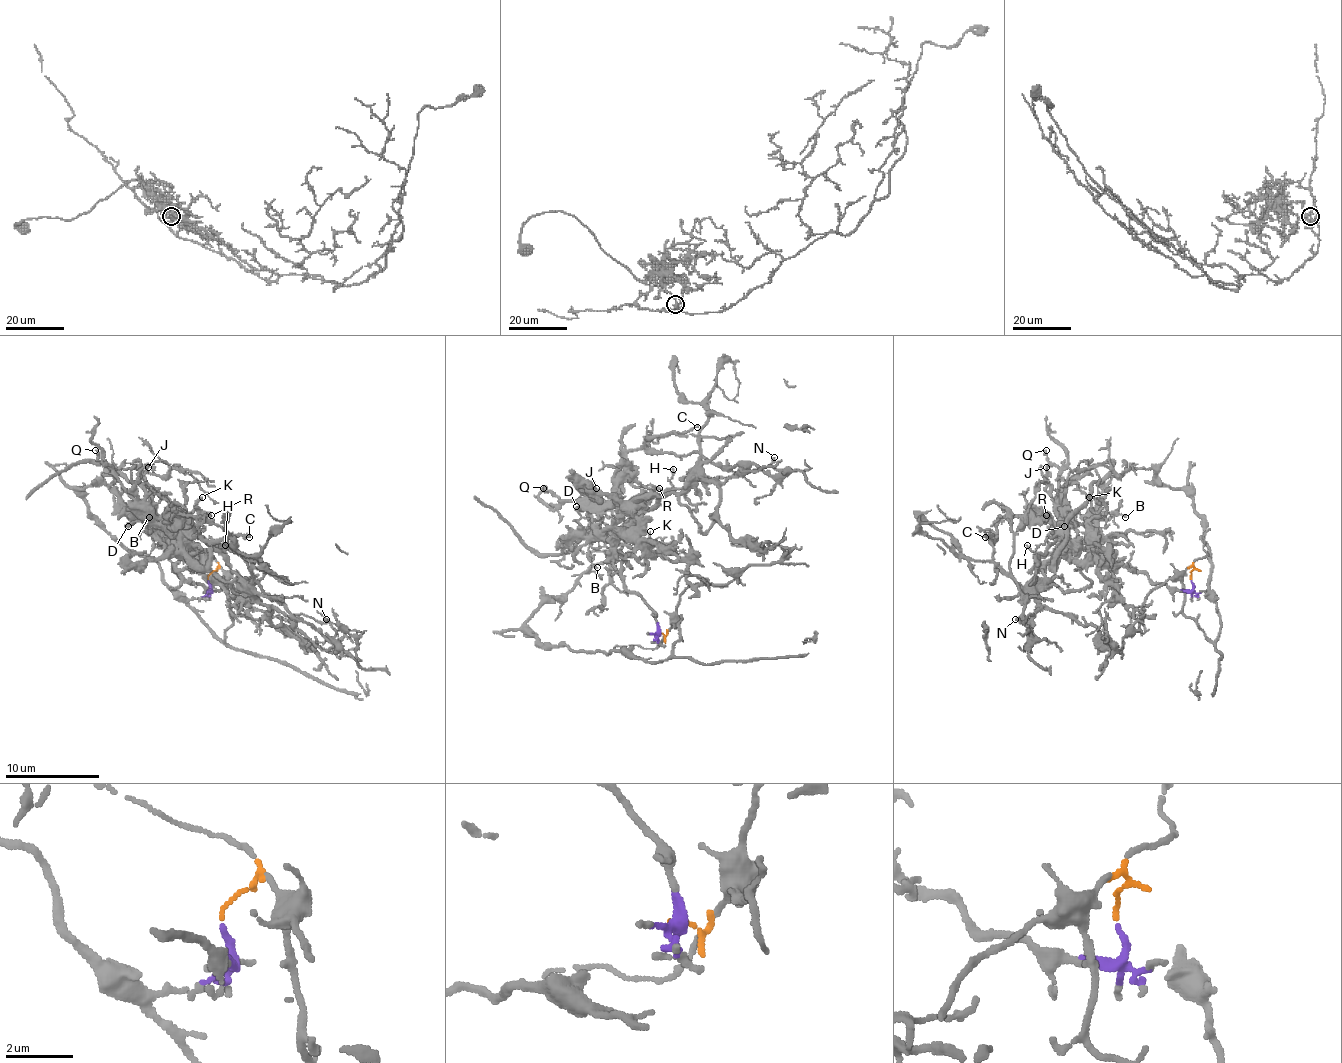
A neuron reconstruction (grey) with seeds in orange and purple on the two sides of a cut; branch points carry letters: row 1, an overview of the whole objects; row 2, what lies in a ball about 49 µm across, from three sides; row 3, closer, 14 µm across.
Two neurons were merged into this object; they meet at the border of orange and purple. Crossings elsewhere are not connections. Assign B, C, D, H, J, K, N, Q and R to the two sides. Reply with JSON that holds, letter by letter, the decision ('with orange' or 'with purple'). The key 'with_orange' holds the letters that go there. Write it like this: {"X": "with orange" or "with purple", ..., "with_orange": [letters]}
{"B": "with purple", "C": "with purple", "D": "with purple", "H": "with purple", "J": "with purple", "K": "with purple", "N": "with purple", "Q": "with purple", "R": "with purple", "with_orange": []}

